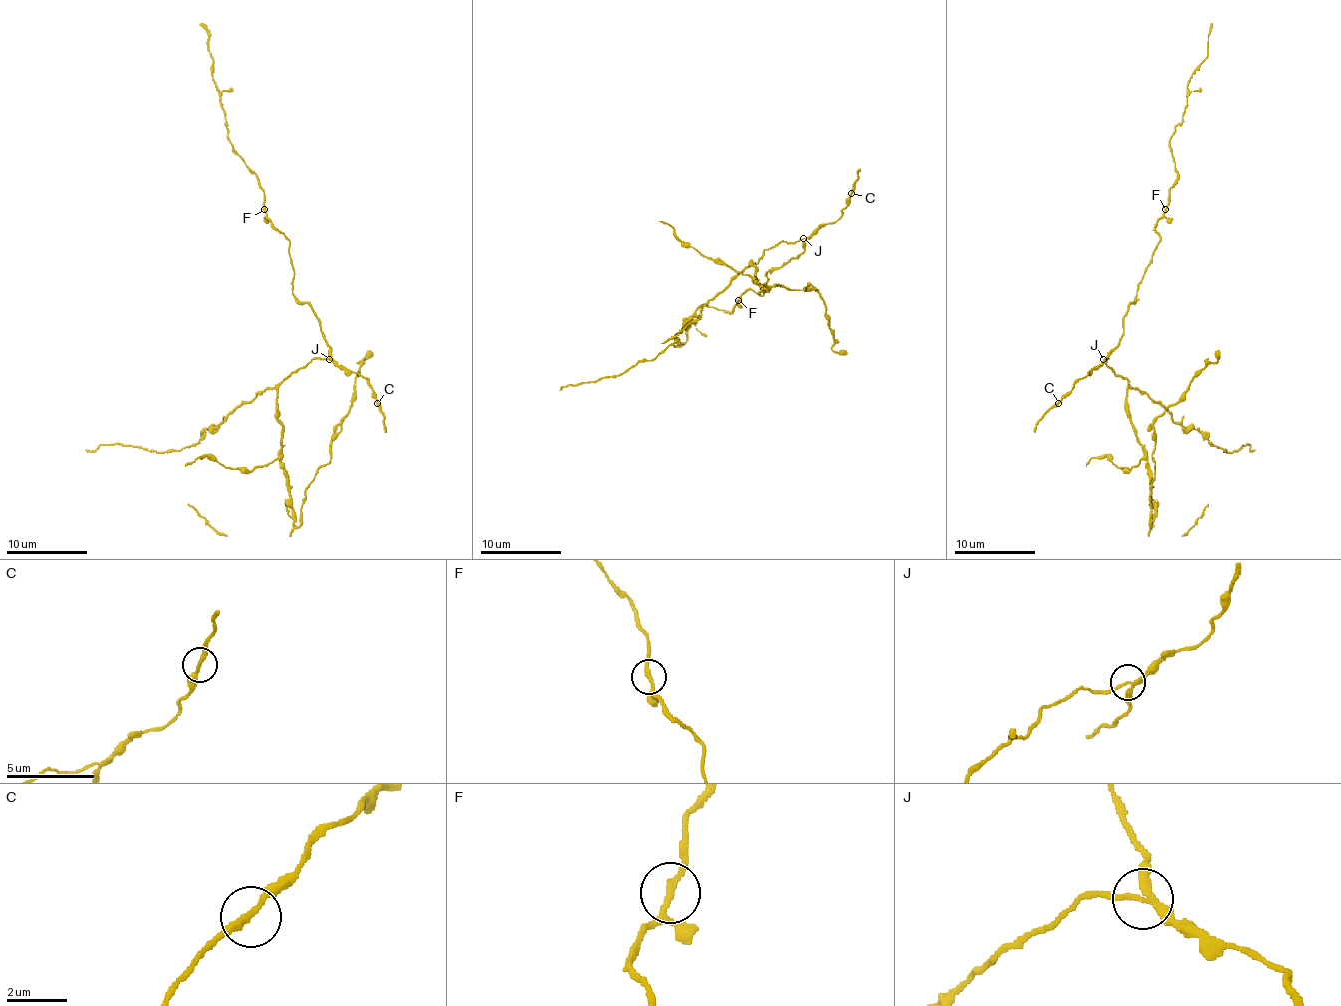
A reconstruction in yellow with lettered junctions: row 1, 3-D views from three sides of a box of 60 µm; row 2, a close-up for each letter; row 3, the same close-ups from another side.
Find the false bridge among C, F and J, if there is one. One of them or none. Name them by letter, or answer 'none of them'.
J

